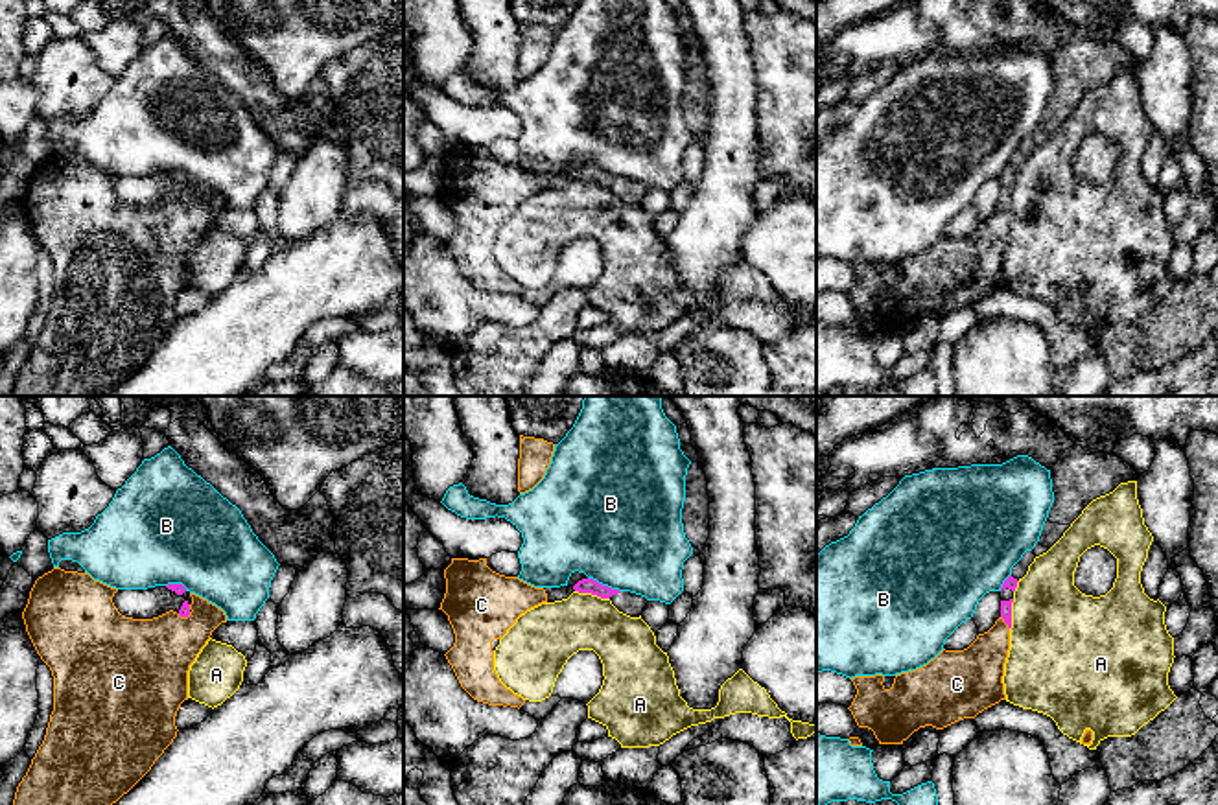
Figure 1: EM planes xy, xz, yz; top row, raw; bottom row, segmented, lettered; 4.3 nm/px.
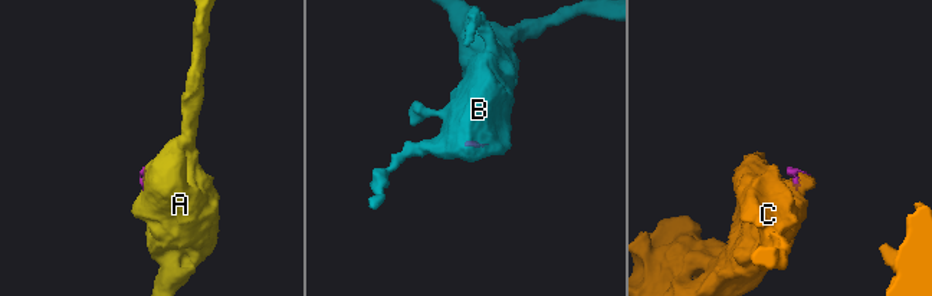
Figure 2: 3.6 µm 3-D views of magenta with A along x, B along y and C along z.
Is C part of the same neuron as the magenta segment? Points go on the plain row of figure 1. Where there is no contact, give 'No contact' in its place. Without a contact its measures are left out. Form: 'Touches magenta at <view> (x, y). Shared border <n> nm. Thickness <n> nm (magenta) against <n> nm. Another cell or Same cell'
Touches magenta at yz (1005, 209). Shared border 70 nm. Thickness 50 nm (magenta) against 220 nm. Same cell

